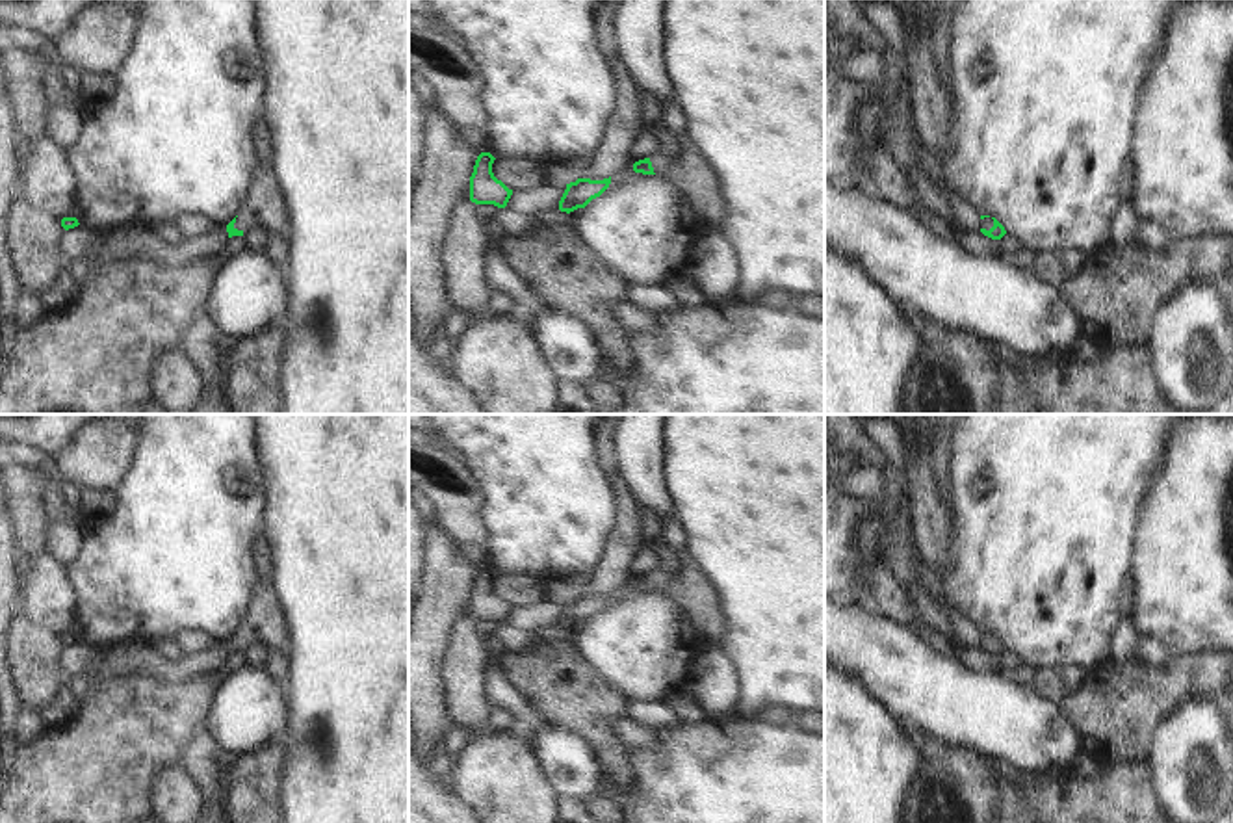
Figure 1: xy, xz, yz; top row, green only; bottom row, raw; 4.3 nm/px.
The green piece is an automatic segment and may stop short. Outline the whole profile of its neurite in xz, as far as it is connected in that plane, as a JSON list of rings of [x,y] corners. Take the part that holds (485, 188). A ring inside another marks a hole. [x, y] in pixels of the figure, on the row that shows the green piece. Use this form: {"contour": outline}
{"contour": [[[481,152],[475,160],[474,173],[470,176],[470,201],[475,204],[494,204],[505,208],[513,189],[509,189],[492,173],[494,156]]]}

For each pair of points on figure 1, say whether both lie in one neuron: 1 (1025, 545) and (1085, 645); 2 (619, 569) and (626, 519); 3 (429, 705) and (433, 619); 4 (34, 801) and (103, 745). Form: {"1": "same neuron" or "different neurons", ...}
{"1": "same neuron", "2": "same neuron", "3": "same neuron", "4": "same neuron"}

